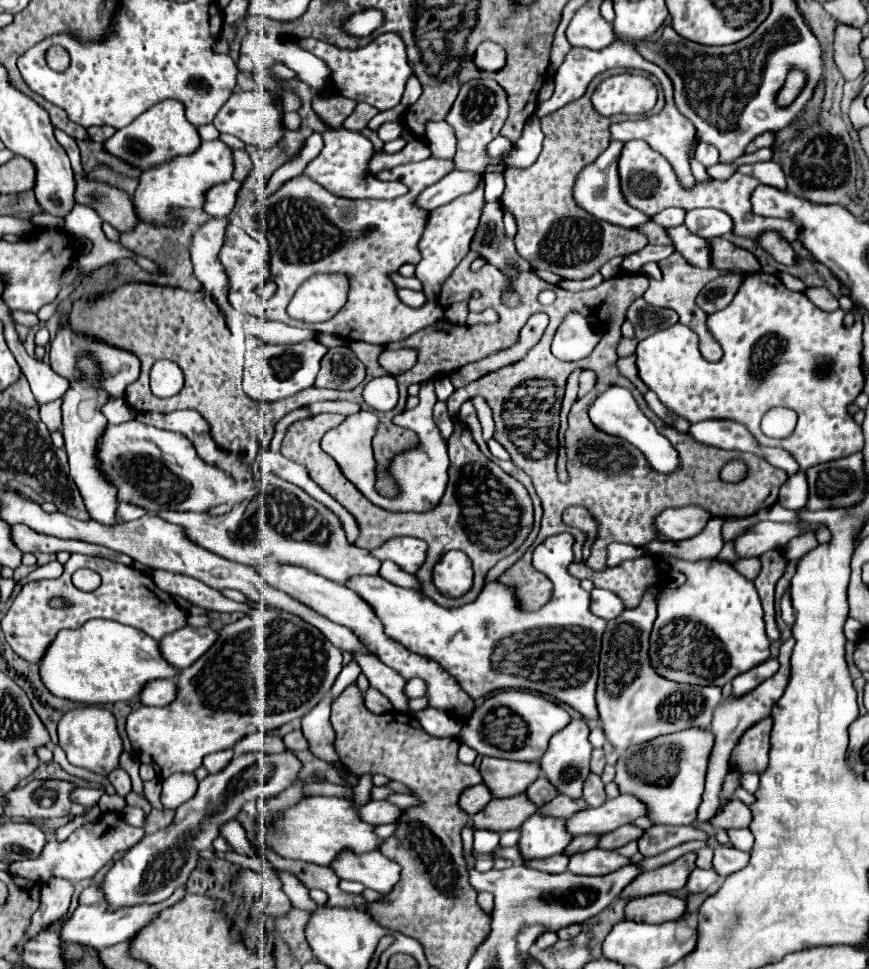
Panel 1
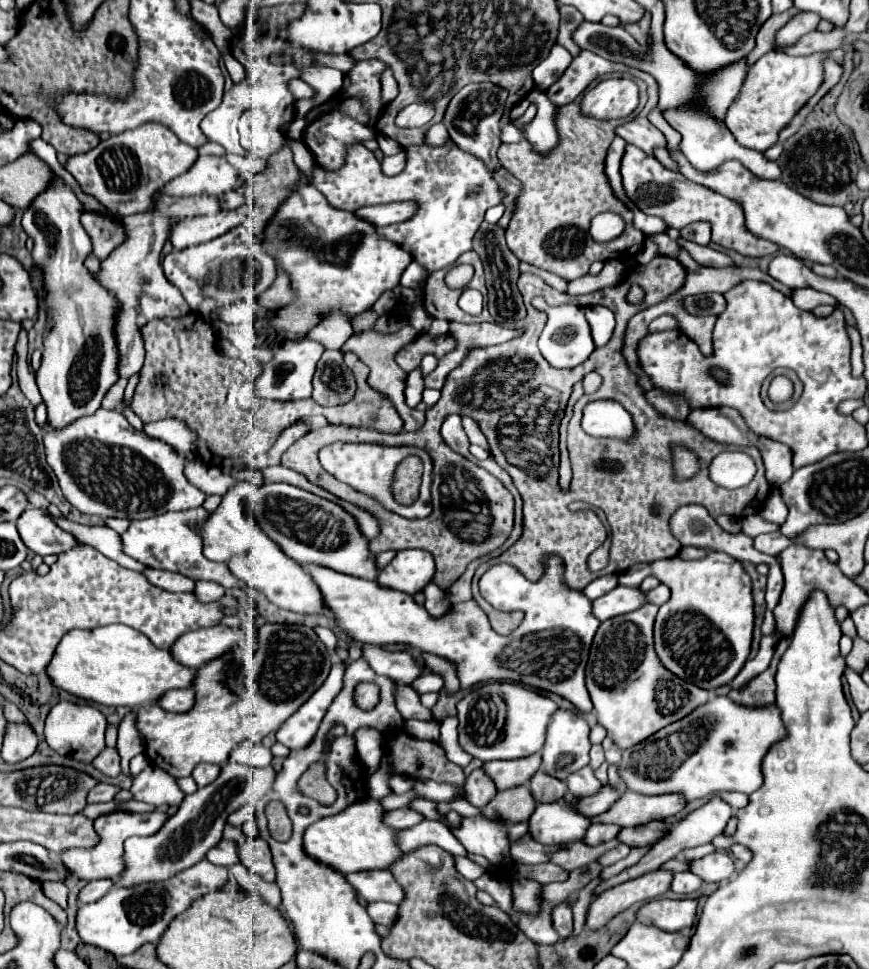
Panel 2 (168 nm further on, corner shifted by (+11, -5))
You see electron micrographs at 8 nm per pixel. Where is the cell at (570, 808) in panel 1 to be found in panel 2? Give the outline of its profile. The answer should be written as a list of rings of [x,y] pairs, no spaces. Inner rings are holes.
[[[604,785],[600,789],[600,793],[596,793],[596,797],[582,797],[574,803],[574,809],[584,815],[584,817],[594,817],[604,813],[616,799],[620,797],[620,789],[612,789],[608,785]]]

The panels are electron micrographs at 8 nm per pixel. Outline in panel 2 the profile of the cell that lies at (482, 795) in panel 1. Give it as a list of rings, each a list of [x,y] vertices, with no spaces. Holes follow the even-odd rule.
[[[476,769],[468,775],[464,783],[464,799],[474,807],[484,807],[496,795],[492,779],[484,775],[482,769]]]

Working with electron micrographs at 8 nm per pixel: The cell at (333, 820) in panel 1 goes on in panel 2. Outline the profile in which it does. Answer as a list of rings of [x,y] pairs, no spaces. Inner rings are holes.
[[[360,799],[332,817],[322,817],[304,831],[304,853],[310,859],[328,865],[344,875],[354,871],[386,869],[394,859],[402,855],[402,851],[398,851],[398,847],[394,845],[396,831],[382,823],[382,815],[384,809],[378,801]]]

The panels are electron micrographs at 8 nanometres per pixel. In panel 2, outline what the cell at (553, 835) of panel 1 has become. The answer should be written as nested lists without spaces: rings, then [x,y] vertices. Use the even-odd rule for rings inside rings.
[[[566,795],[556,803],[538,805],[528,819],[528,835],[542,845],[570,845],[584,837],[590,819],[572,809],[576,797]]]

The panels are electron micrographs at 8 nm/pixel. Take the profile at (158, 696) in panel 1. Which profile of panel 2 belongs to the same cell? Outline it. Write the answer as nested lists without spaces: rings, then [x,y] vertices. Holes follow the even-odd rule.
[[[172,689],[170,693],[164,693],[164,697],[160,697],[158,705],[164,711],[188,711],[194,705],[194,691],[192,689]]]

